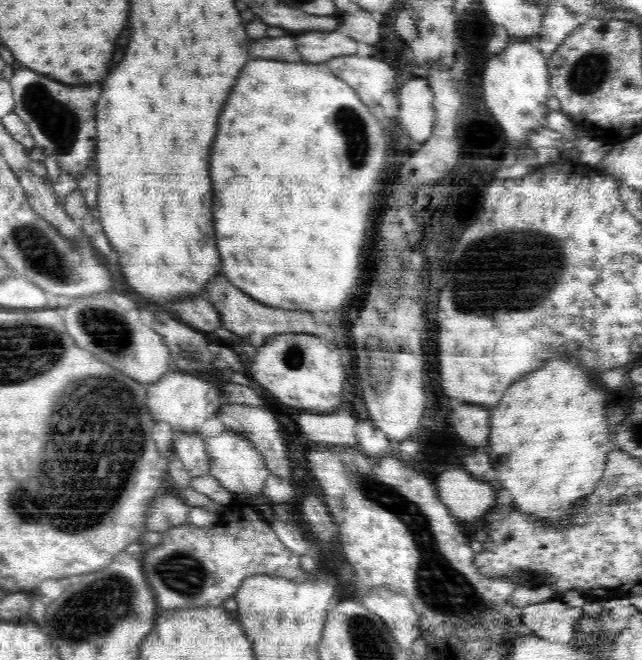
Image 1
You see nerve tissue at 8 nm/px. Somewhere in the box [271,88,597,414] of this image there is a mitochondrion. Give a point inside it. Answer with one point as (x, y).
(528, 262)

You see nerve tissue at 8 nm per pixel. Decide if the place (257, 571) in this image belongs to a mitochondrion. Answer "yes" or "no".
no

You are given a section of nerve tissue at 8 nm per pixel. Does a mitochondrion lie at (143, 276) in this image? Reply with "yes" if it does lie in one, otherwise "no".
no

